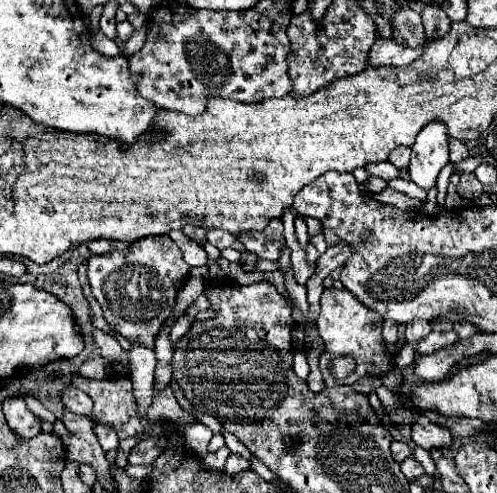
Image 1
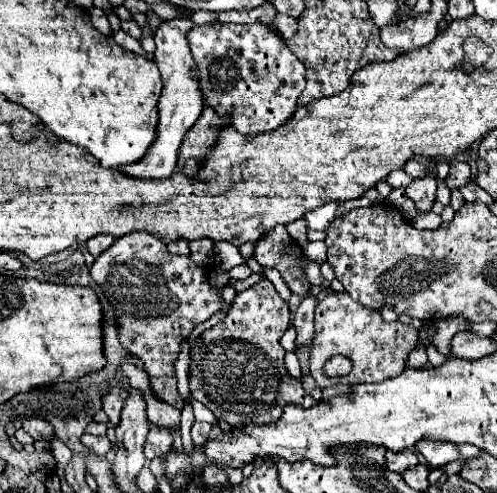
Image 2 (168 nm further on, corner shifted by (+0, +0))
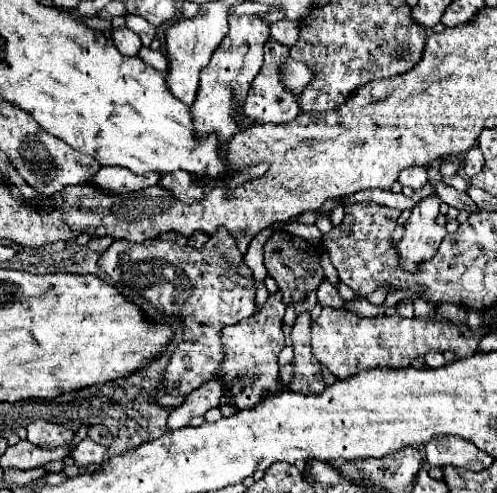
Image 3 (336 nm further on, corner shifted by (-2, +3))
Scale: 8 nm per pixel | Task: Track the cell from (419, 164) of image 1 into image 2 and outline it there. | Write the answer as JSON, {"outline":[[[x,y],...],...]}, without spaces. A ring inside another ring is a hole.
{"outline":[[[429,174],[425,178],[417,178],[407,186],[407,196],[415,202],[415,208],[419,214],[423,212],[431,212],[433,204],[435,204],[435,192],[437,192],[437,182],[435,178]]]}

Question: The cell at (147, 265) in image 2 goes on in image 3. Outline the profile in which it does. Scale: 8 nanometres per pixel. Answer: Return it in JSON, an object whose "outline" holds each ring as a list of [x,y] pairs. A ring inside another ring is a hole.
{"outline":[[[219,229],[215,235],[211,235],[209,241],[201,249],[193,249],[189,245],[179,247],[177,243],[165,241],[165,239],[153,239],[153,241],[143,241],[143,243],[117,239],[99,257],[97,265],[105,273],[105,277],[123,293],[139,293],[157,311],[179,317],[183,325],[183,341],[177,345],[177,351],[173,351],[167,371],[163,373],[163,379],[161,379],[161,389],[167,395],[187,397],[193,389],[213,379],[213,375],[219,371],[219,365],[223,361],[223,347],[219,339],[221,329],[225,325],[239,323],[241,319],[251,317],[255,311],[255,303],[253,303],[255,285],[253,285],[251,269],[243,263],[243,255],[237,251],[237,245],[227,233],[227,229]]]}

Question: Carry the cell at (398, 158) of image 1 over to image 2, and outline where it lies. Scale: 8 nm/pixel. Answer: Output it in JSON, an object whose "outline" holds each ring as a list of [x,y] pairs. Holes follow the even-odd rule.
{"outline":[[[415,158],[415,160],[411,160],[411,162],[405,164],[405,172],[407,172],[409,176],[413,176],[413,178],[421,178],[421,176],[425,176],[427,170],[433,172],[433,174],[437,176],[435,166],[437,166],[437,164],[435,164],[431,158]]]}

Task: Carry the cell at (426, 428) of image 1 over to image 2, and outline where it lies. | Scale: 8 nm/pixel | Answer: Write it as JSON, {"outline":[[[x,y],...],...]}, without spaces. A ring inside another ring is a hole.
{"outline":[[[421,440],[417,444],[417,450],[425,456],[431,468],[443,468],[445,464],[455,460],[471,460],[481,456],[481,450],[471,444],[451,444],[451,442]]]}

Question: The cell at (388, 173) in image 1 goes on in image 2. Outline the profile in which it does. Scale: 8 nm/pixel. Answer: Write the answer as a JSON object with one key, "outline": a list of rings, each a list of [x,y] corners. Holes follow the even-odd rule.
{"outline":[[[393,170],[393,174],[387,176],[387,182],[393,188],[405,188],[405,186],[409,186],[409,182],[413,182],[413,178],[405,170]]]}

